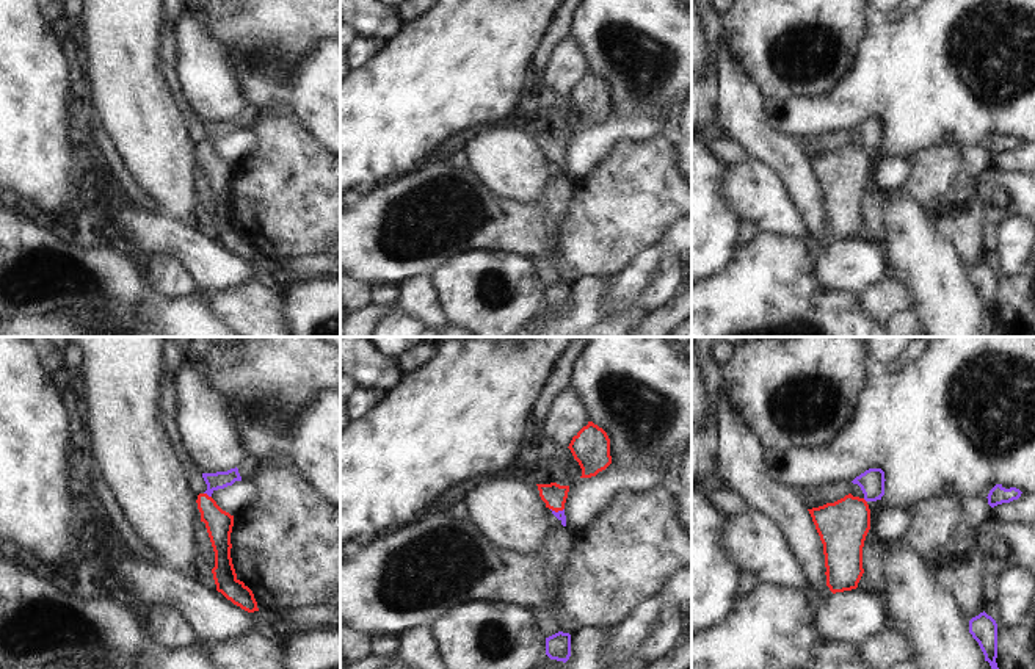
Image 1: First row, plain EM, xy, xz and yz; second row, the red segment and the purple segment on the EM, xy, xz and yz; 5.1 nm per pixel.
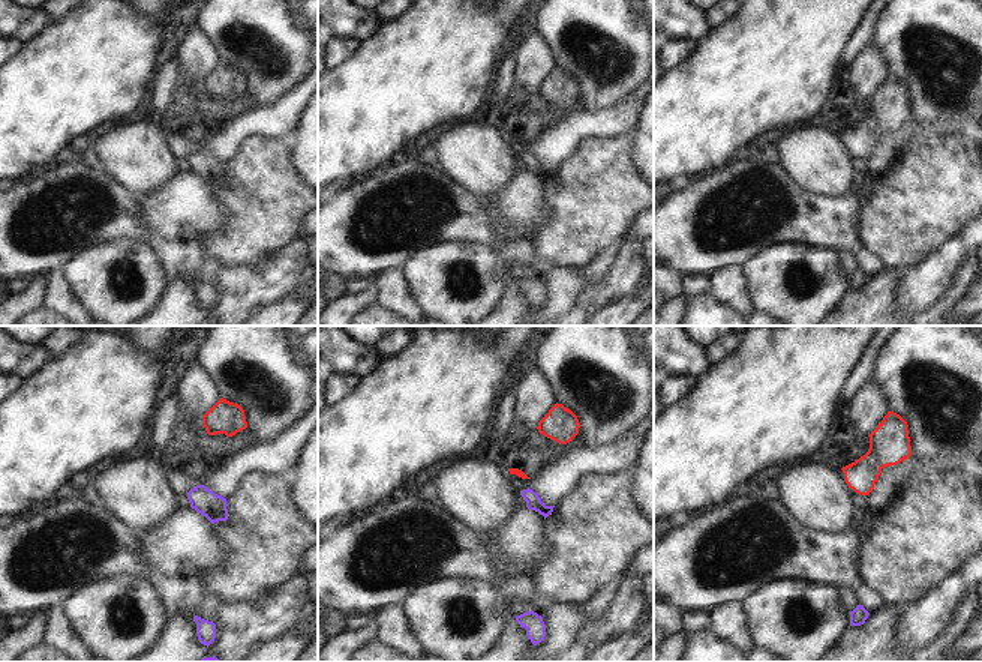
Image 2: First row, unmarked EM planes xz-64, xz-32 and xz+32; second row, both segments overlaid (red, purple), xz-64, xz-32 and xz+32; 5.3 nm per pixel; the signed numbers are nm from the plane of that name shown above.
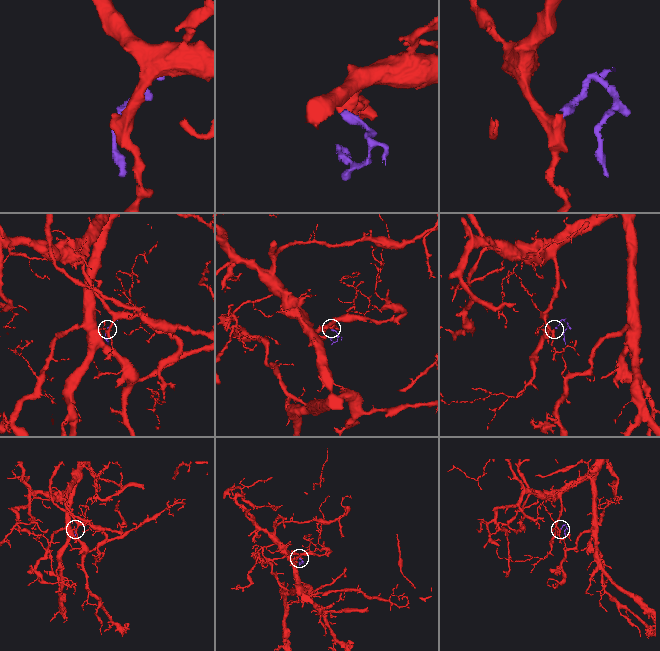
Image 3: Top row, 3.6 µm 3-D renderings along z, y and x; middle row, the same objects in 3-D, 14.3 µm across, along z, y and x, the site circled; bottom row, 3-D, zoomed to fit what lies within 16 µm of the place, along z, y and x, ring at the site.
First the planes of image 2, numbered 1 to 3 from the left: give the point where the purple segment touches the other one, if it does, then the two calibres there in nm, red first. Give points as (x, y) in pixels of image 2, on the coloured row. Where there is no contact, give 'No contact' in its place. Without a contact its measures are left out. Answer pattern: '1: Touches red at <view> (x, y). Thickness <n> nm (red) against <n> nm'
1: No contact
2: No contact
3: No contact.

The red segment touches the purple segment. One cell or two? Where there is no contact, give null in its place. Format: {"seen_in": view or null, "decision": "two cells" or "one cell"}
{"seen_in": "xy", "decision": "one cell"}

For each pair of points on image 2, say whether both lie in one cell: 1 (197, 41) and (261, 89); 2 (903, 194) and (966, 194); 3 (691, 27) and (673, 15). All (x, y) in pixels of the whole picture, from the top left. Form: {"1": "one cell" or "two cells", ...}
{"1": "two cells", "2": "one cell", "3": "one cell"}

